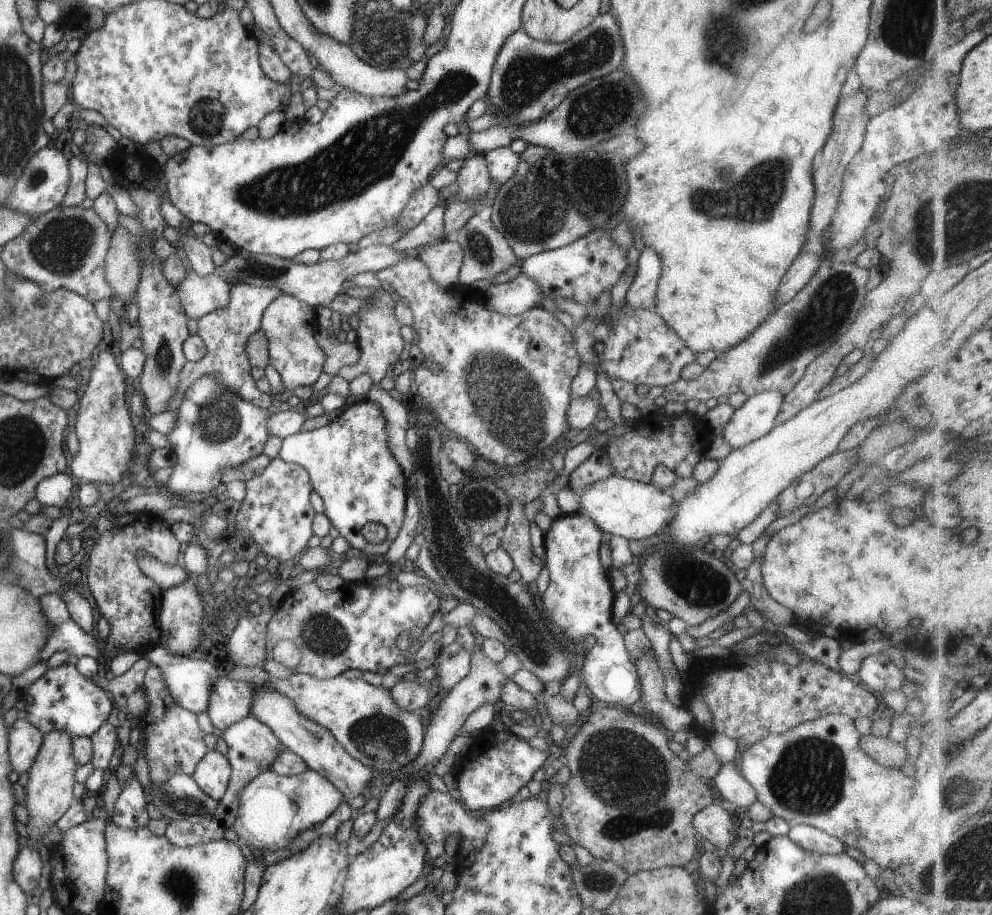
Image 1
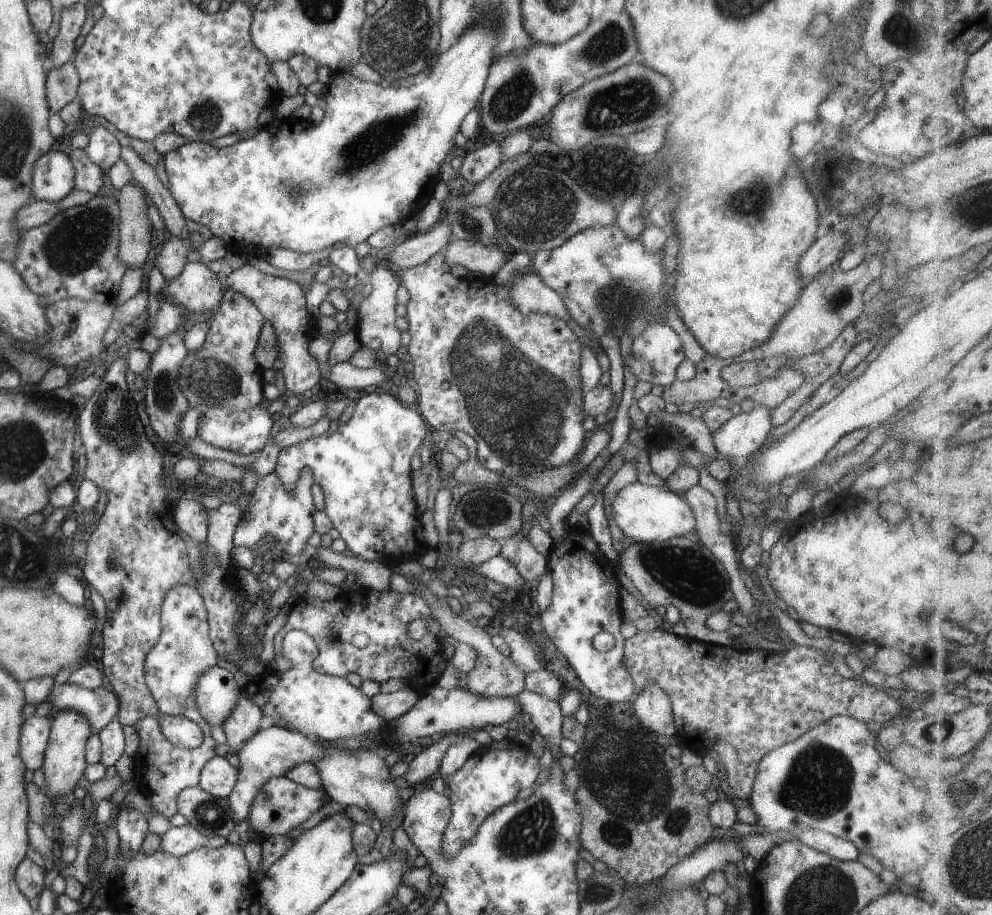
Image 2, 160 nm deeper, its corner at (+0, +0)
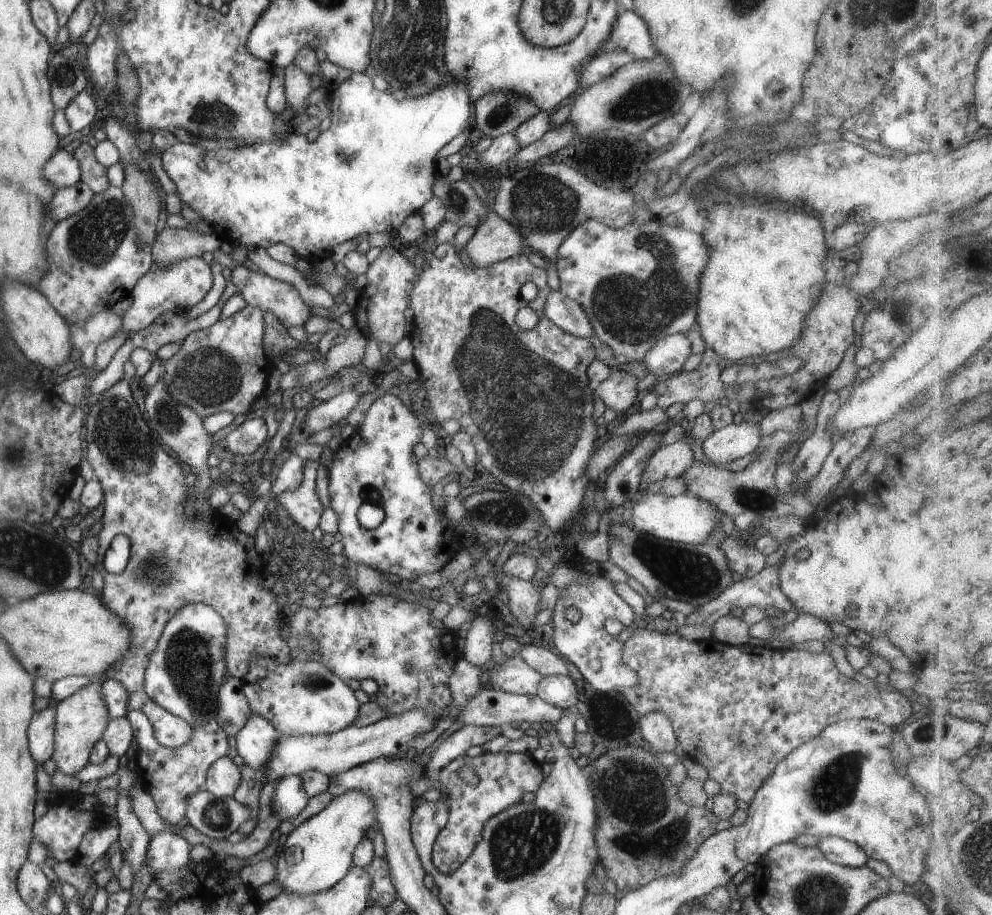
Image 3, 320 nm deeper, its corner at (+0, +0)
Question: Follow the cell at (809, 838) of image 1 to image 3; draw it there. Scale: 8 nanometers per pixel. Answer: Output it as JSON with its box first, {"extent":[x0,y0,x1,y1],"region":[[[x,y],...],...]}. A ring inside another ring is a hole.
{"extent":[816,837,868,867],"region":[[[839,837],[819,839],[816,847],[829,862],[844,867],[860,867],[868,859],[865,851],[857,846],[857,843]]]}

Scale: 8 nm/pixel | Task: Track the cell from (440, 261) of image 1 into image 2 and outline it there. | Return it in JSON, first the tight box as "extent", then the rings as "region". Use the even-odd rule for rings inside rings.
{"extent":[443,239,506,277],"region":[[[455,239],[446,245],[443,250],[448,269],[452,264],[459,264],[469,271],[491,277],[506,262],[505,252],[495,243],[485,246],[477,241]]]}

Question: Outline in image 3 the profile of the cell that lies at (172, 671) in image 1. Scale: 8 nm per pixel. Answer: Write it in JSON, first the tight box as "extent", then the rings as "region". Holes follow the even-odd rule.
{"extent":[216,677,252,736],"region":[[[225,677],[217,693],[216,721],[227,736],[234,736],[248,721],[252,712],[241,694],[241,681]]]}

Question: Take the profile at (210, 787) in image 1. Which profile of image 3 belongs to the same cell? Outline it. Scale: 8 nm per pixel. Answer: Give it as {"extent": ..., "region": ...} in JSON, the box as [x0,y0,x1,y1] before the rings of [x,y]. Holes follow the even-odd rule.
{"extent":[206,755,239,799],"region":[[[225,755],[212,762],[206,770],[206,791],[220,799],[231,797],[239,786],[239,766],[238,761],[230,760]]]}

